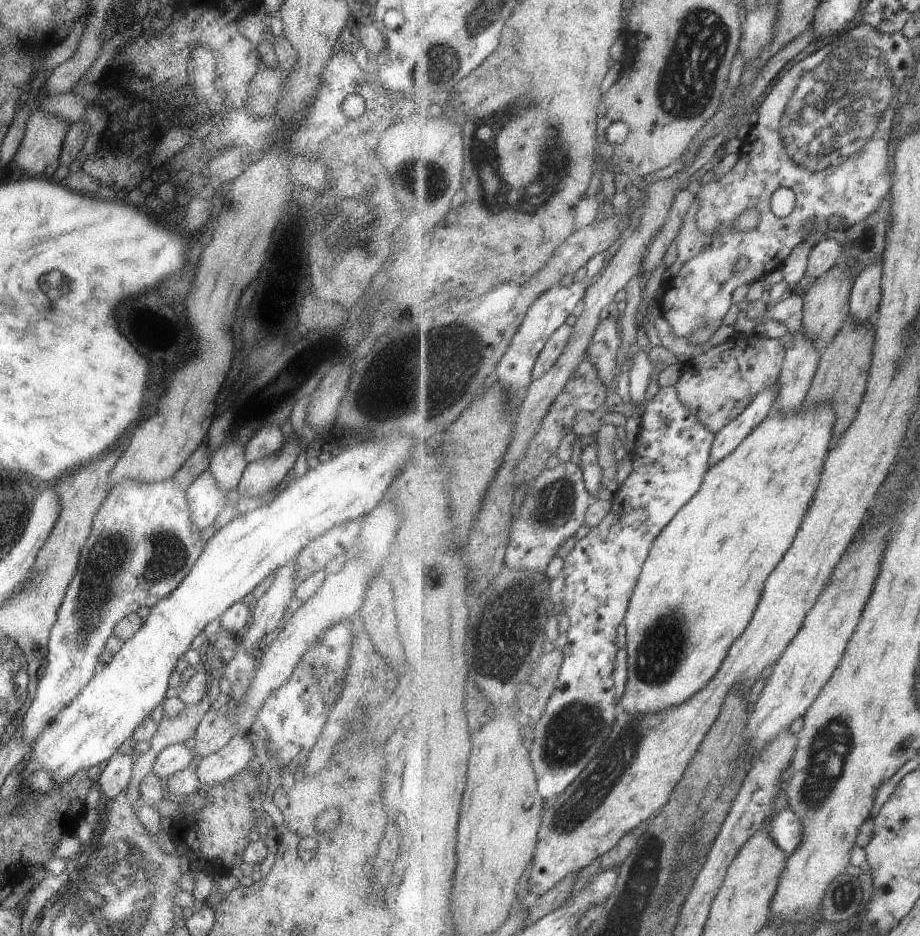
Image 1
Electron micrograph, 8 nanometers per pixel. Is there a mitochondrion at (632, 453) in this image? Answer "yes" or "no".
no

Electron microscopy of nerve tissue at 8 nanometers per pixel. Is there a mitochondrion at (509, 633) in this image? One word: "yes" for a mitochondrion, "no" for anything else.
yes

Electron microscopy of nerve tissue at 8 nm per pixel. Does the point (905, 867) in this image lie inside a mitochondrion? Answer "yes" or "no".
no

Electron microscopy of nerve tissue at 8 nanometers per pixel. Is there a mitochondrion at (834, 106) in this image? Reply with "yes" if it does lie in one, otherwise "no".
yes

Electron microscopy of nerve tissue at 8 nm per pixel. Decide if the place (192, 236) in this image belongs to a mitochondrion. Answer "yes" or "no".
no

